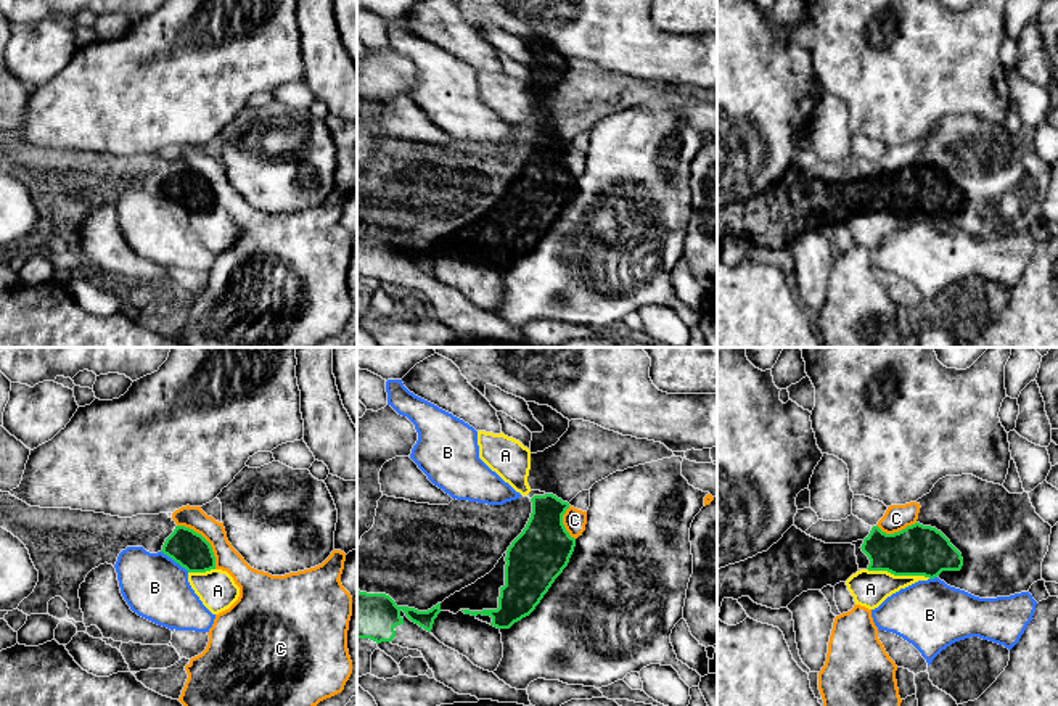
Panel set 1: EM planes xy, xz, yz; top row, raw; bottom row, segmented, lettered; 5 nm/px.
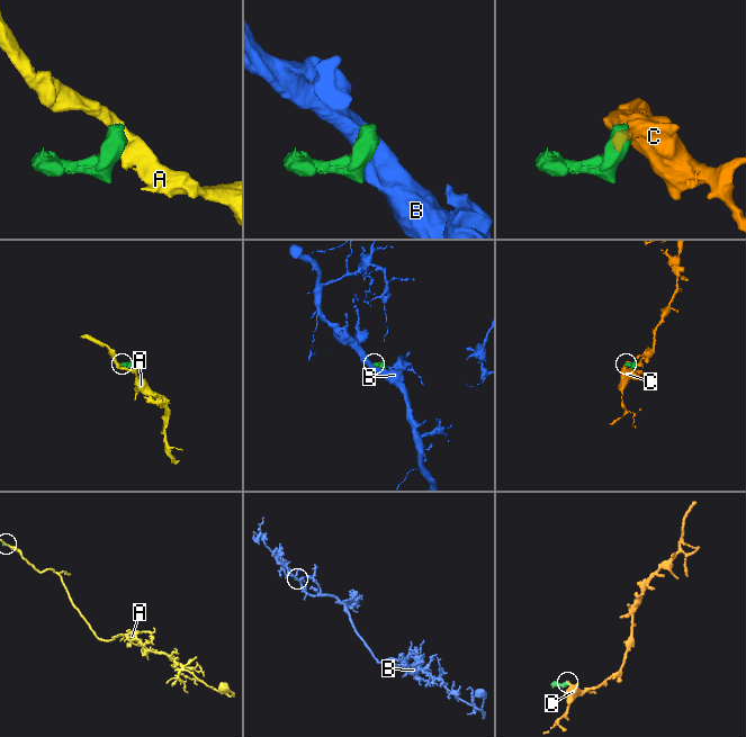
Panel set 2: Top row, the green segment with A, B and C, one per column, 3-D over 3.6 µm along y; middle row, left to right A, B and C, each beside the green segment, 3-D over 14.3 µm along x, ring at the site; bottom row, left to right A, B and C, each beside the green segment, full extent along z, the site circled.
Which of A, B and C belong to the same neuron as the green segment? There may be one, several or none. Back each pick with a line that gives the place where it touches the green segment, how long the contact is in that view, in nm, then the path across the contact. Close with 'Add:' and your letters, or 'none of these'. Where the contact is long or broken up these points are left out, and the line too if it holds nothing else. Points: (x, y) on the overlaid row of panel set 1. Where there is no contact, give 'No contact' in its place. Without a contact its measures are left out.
Add: none of these

